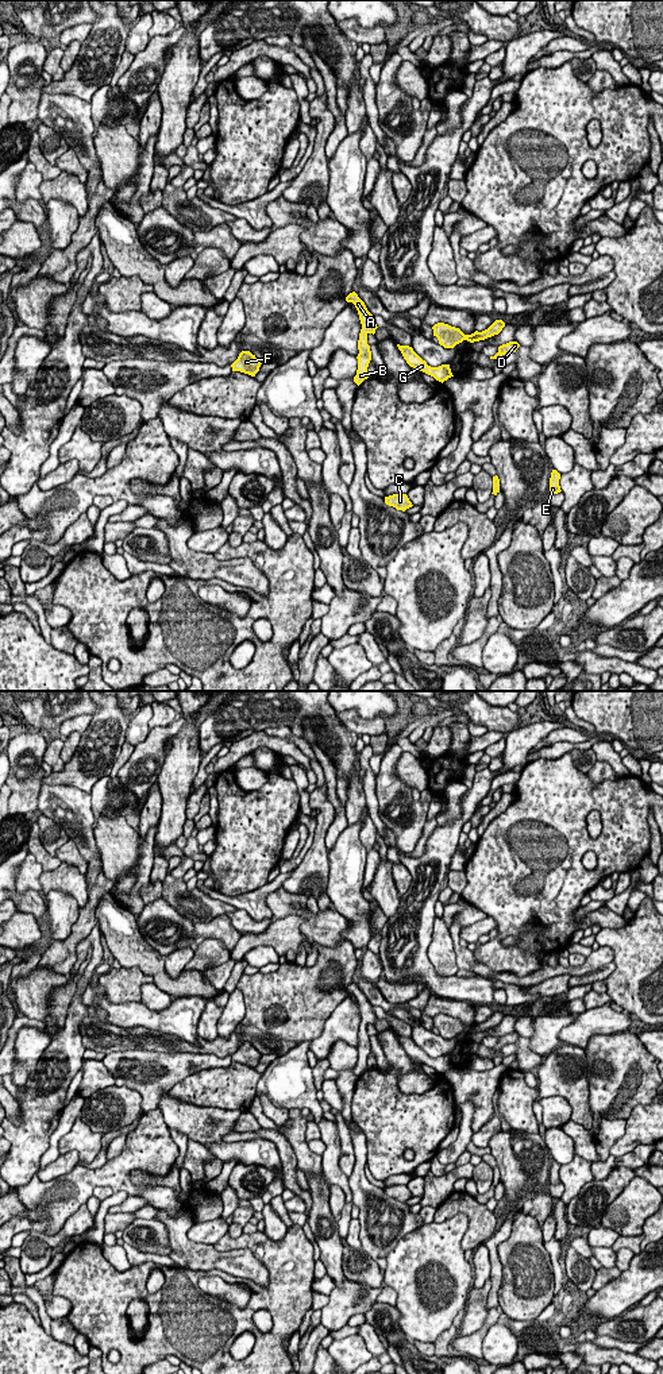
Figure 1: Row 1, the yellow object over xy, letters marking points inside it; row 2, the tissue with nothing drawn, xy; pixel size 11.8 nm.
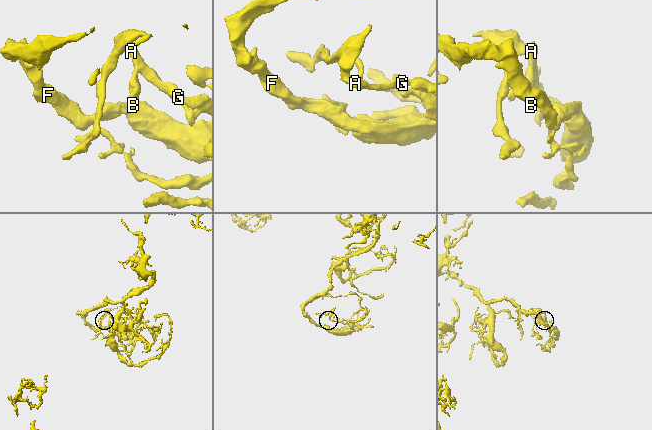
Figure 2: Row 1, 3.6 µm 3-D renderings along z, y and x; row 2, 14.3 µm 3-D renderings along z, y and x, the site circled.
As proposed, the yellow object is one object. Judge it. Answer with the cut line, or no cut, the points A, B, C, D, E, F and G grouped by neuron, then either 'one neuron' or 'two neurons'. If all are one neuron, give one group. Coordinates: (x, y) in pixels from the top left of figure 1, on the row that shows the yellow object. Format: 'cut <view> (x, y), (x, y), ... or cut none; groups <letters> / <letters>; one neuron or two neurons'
cut none; groups A B C D E F G; one neuron

